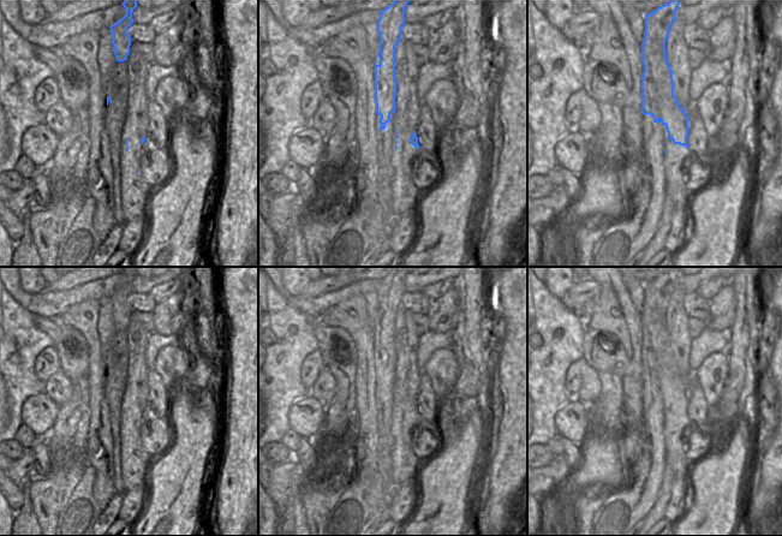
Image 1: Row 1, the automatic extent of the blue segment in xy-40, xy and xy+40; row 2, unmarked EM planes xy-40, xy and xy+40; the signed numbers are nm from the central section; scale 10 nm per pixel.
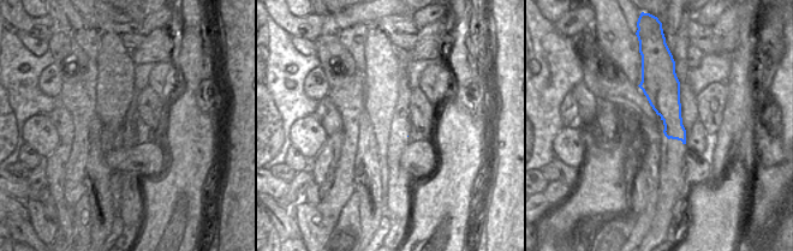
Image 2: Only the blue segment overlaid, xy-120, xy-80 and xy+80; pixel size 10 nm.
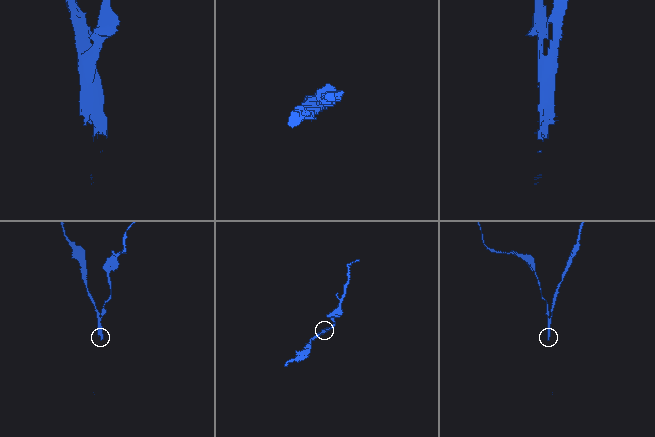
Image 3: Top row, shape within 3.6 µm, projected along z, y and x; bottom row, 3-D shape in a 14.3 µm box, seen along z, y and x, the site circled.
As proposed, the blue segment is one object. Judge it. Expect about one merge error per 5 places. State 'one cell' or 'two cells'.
two cells

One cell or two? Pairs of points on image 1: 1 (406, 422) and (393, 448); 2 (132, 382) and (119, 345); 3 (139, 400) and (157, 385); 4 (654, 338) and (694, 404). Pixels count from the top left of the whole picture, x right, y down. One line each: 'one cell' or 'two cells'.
1: two cells
2: two cells
3: two cells
4: two cells

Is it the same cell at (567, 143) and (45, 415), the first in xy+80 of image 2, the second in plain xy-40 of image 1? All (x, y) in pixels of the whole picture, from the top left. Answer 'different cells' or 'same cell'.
same cell

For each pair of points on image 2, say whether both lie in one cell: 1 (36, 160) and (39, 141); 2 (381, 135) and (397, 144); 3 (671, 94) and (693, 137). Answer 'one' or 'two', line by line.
1: two
2: two
3: two

